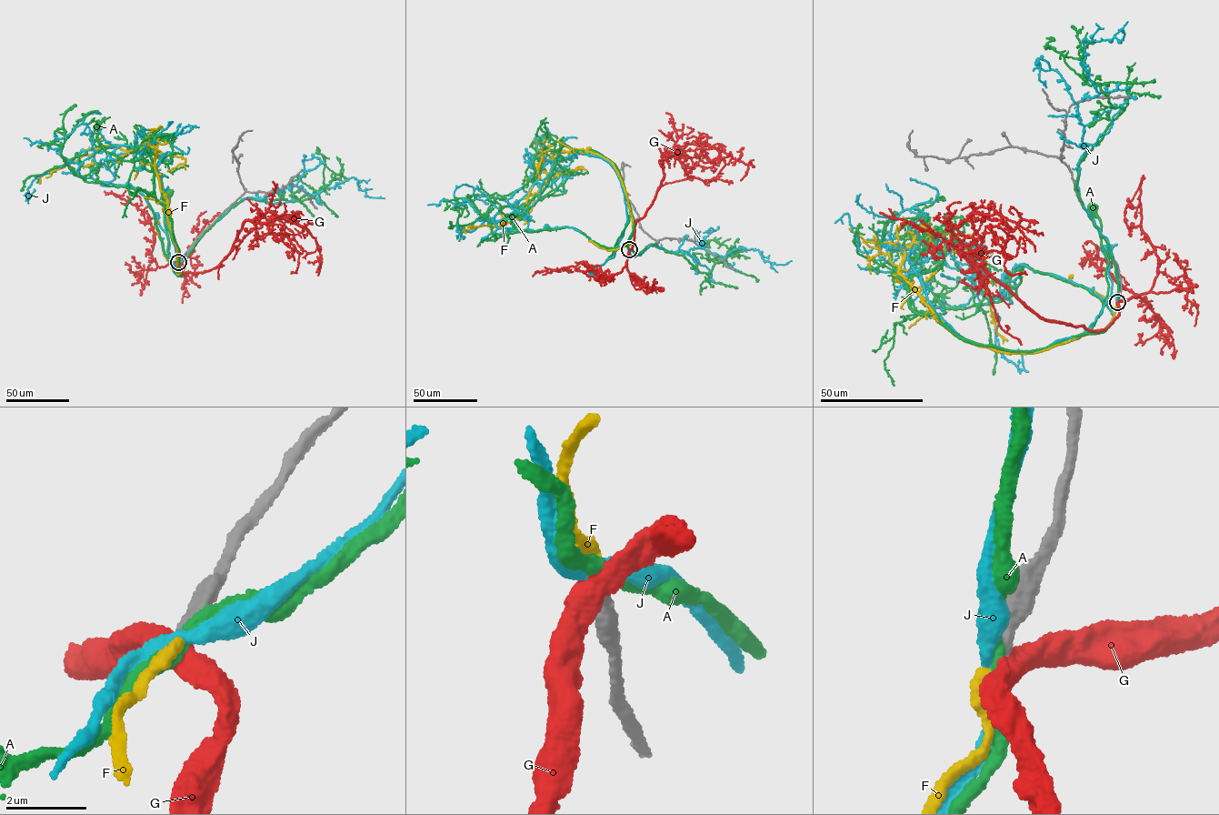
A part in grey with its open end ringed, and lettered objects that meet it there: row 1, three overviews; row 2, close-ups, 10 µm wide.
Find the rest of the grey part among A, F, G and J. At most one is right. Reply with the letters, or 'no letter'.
F

